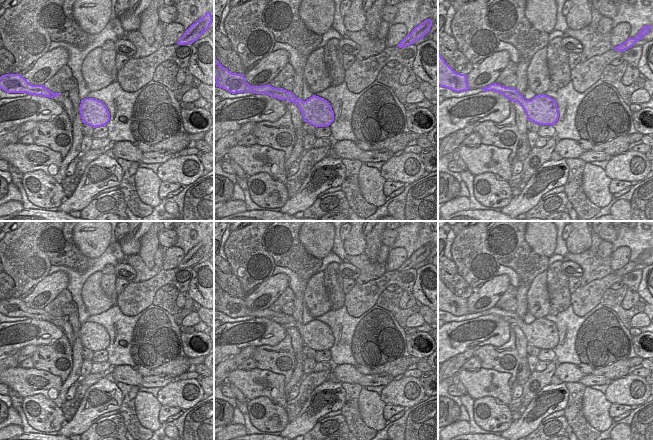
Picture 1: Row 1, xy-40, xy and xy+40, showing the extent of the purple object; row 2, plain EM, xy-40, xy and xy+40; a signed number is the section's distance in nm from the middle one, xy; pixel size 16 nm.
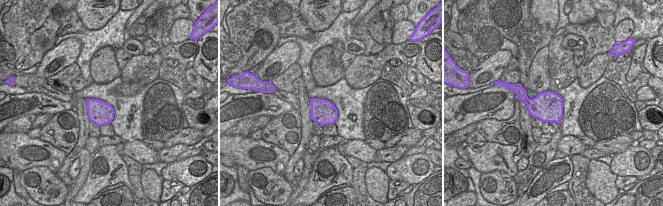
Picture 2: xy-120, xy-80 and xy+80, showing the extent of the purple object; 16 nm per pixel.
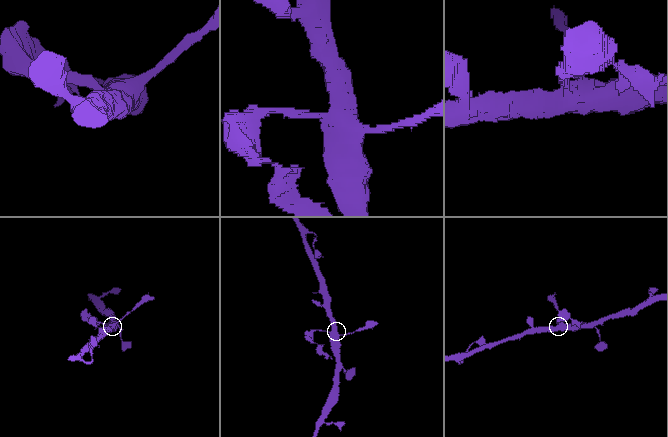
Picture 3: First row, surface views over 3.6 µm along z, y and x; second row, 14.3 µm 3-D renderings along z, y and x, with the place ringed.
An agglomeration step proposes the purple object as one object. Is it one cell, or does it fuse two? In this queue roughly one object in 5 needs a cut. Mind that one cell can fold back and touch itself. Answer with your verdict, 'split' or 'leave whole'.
split

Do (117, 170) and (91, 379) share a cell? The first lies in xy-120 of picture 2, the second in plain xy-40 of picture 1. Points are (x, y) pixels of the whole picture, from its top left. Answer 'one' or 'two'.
two

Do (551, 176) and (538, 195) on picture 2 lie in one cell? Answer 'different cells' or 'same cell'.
same cell

